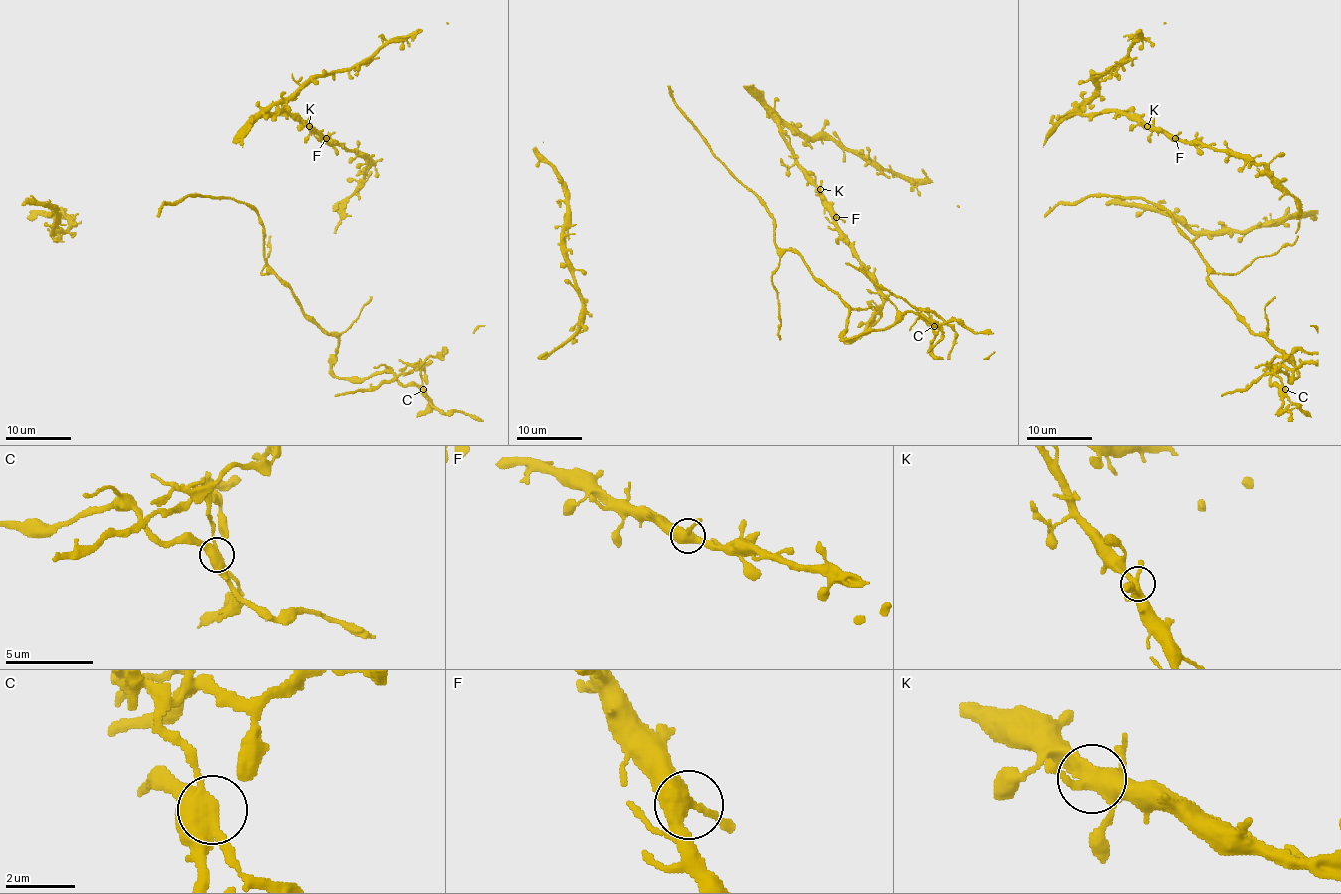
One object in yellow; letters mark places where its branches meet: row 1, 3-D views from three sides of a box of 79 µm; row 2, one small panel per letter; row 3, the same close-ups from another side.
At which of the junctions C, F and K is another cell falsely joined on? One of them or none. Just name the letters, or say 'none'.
C

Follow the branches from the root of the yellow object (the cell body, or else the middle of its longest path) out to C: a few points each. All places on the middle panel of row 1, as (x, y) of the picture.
C: (779, 317), (772, 271), (794, 250), (848, 308), (841, 337), (892, 326), (905, 312), (922, 314), (933, 326)

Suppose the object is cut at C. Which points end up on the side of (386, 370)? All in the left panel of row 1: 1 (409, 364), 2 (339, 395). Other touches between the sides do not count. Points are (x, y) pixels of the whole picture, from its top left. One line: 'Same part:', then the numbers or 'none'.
Same part: none

